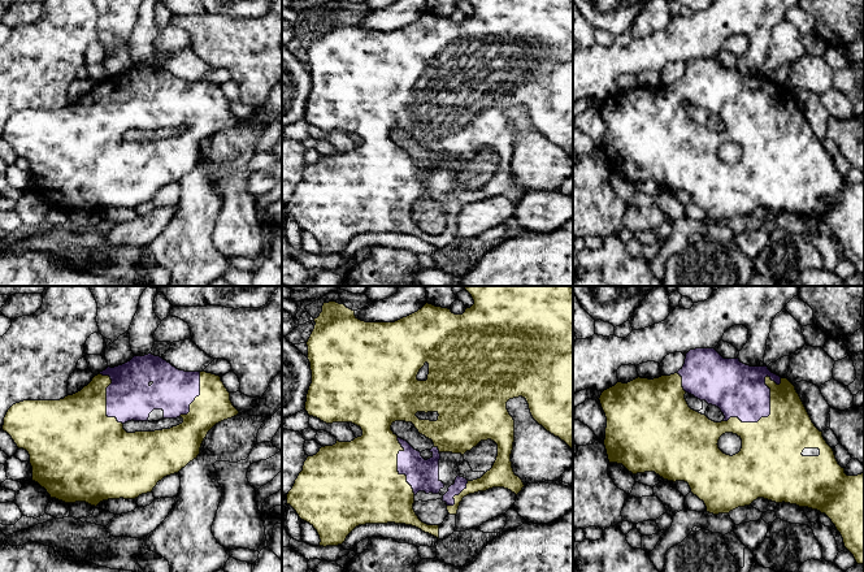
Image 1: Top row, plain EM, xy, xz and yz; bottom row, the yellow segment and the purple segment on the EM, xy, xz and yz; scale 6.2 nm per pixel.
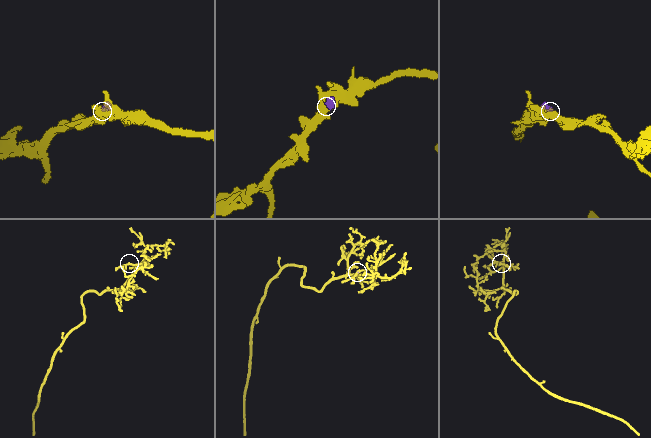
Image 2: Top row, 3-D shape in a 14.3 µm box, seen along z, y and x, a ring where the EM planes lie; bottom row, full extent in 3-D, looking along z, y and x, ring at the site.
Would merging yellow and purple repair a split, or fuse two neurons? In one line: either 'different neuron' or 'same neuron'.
same neuron

